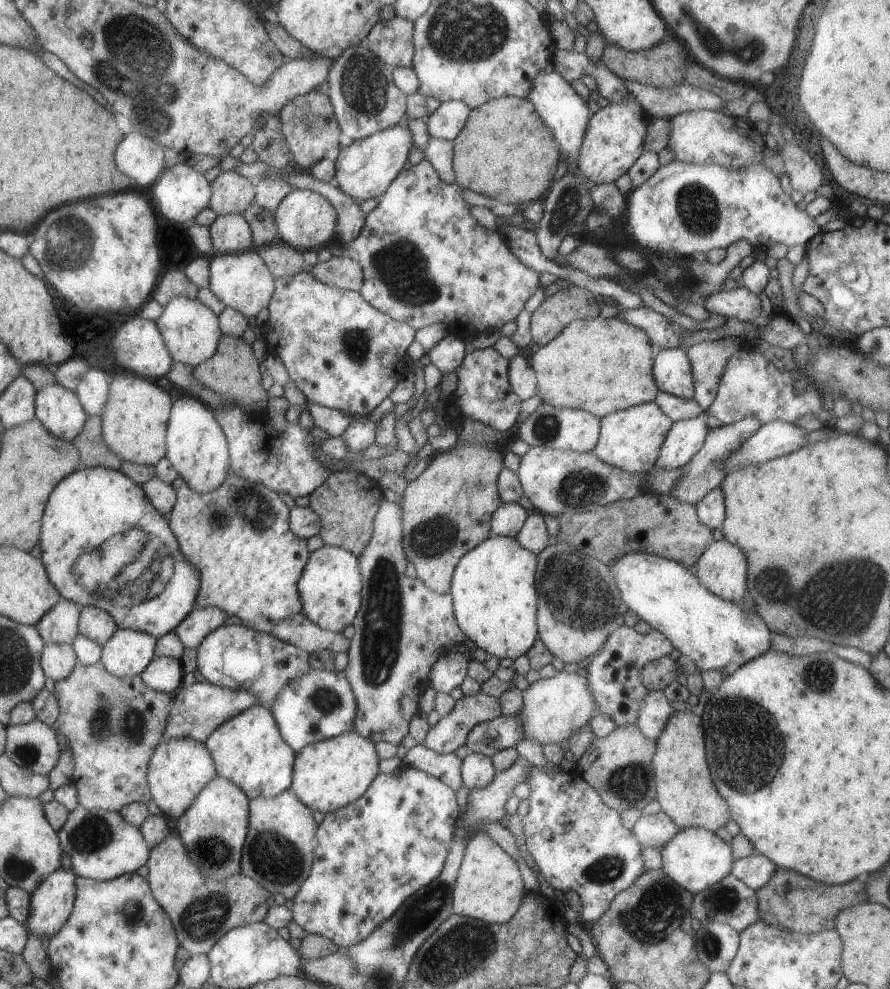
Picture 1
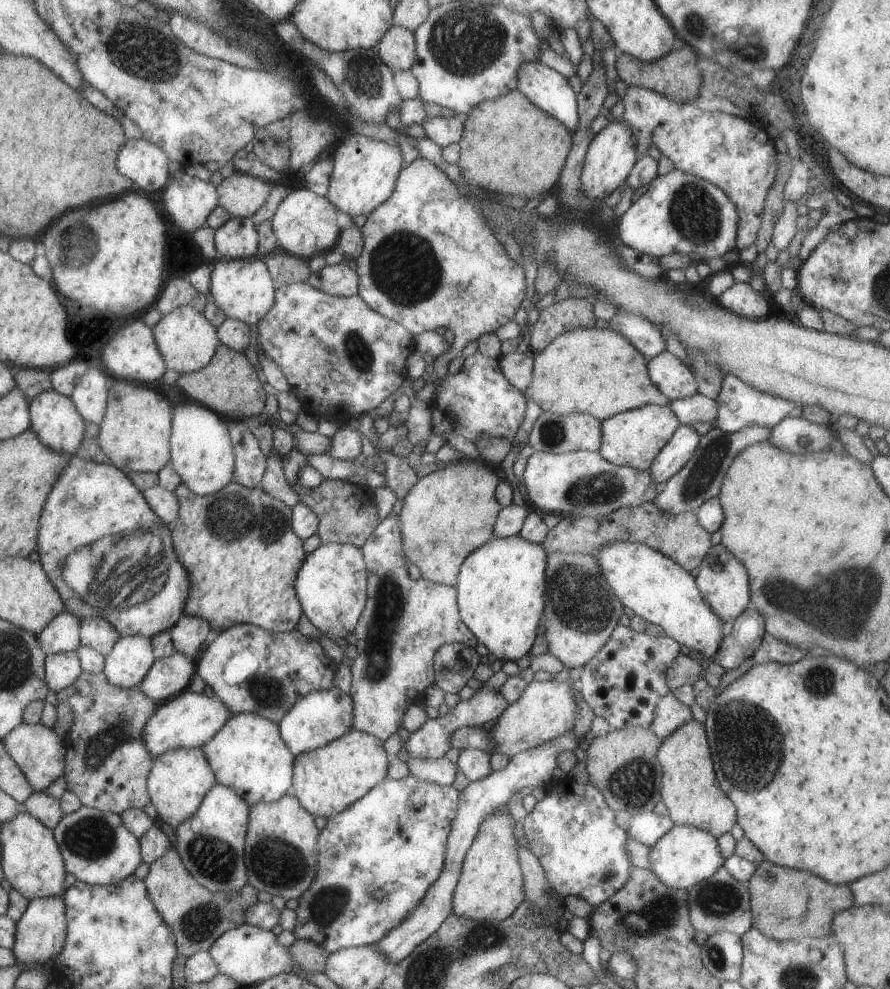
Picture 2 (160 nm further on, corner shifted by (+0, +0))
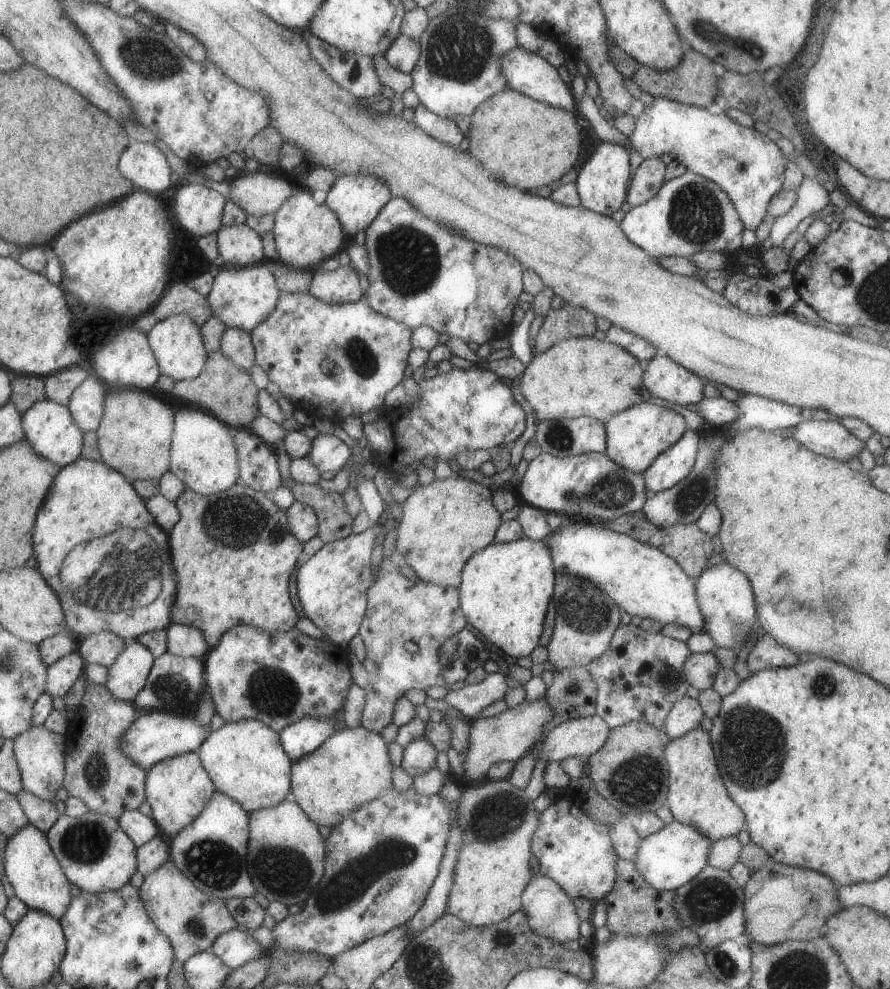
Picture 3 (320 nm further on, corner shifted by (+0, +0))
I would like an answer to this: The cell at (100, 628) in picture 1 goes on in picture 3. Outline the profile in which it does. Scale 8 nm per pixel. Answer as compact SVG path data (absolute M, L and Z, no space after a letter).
M103 631L79 639L76 651L85 664L95 663L102 667L110 667L126 644L127 642L116 634Z

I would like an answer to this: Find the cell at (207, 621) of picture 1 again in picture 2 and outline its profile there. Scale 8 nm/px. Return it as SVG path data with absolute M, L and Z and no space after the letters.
M181 615L179 620L167 630L177 653L183 653L195 661L199 646L203 644L210 626L206 620Z

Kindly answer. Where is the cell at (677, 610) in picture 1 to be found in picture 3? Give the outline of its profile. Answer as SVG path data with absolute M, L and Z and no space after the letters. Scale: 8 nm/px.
M565 519L555 531L542 540L550 552L556 574L573 575L590 582L602 590L620 608L622 612L639 618L657 620L661 625L675 623L686 626L689 633L701 631L703 617L696 601L695 580L689 578L682 568L666 554L655 547L635 540L623 533L612 531L600 525L600 522Z

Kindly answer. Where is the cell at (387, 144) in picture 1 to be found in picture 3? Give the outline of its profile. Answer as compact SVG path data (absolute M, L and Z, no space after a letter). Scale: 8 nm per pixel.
M339 175L333 186L326 192L324 205L337 216L342 231L347 236L355 236L365 230L379 214L383 205L391 198L385 183L369 175Z

